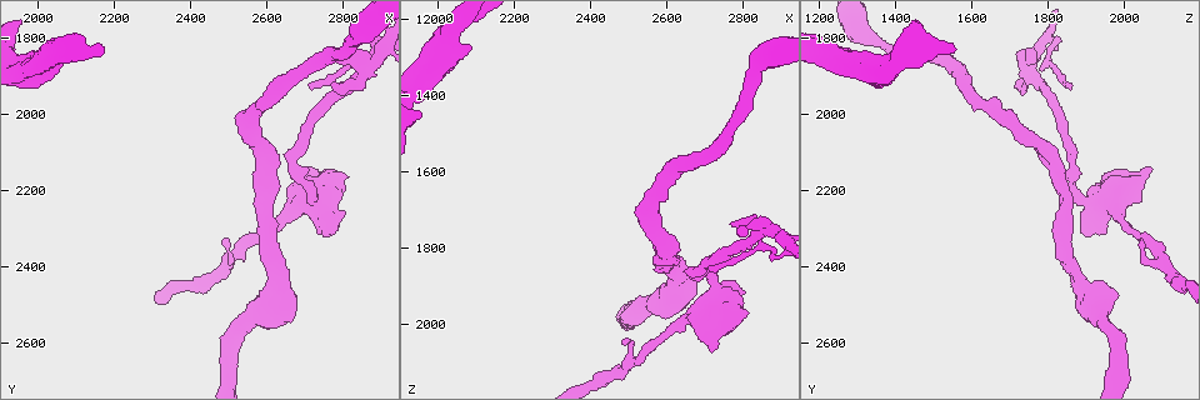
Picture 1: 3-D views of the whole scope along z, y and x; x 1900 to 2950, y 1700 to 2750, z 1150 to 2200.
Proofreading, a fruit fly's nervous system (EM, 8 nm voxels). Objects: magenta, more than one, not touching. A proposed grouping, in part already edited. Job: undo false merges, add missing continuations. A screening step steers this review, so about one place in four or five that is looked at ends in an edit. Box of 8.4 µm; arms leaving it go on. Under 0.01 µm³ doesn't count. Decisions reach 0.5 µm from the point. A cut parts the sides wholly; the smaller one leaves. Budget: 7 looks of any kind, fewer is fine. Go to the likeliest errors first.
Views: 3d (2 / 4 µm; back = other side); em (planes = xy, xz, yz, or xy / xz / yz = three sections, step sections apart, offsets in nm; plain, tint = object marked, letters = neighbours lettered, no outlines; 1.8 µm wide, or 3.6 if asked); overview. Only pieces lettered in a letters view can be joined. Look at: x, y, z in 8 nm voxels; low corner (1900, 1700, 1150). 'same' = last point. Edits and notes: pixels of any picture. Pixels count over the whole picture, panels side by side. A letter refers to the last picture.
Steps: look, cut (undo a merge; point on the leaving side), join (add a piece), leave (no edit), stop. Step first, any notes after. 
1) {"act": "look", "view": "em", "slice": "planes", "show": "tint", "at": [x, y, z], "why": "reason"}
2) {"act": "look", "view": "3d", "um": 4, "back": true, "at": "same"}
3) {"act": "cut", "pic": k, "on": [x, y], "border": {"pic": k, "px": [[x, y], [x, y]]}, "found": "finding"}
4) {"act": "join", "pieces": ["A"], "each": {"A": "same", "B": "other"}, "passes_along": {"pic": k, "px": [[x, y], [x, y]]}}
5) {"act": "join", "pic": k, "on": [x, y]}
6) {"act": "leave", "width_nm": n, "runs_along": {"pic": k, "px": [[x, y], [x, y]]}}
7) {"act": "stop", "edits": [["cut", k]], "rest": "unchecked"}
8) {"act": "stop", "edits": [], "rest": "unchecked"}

{"act": "look", "view": "em", "slice": "planes", "show": "plain", "at": [2845, 1900, 1760], "why": "branch point"}

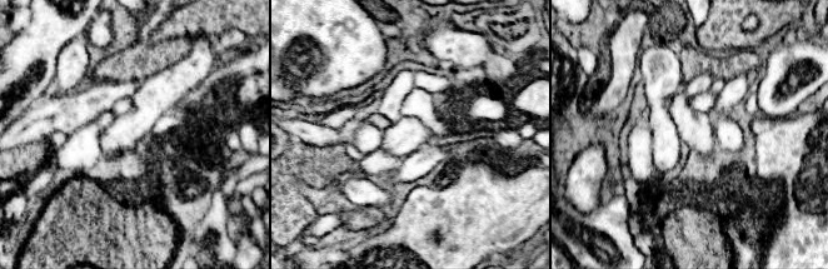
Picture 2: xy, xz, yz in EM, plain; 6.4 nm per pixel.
{"act": "look", "view": "em", "slice": "planes", "show": "tint", "at": "same", "why": "with the object marked"}

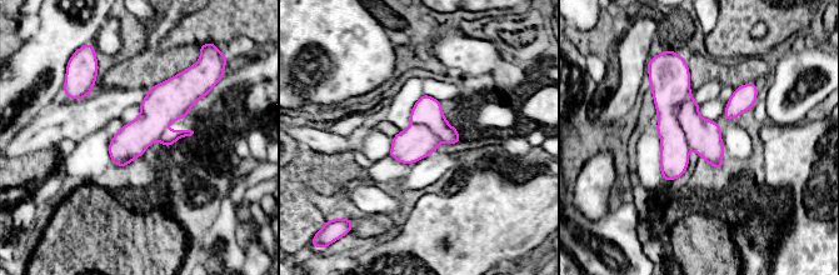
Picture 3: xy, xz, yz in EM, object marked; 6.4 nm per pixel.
{"act": "look", "view": "em", "slice": "planes", "show": "letters", "at": "same"}

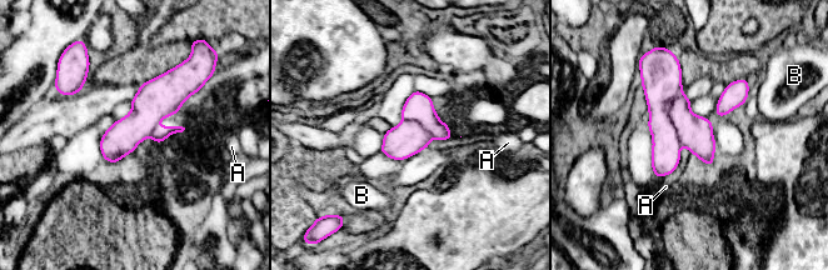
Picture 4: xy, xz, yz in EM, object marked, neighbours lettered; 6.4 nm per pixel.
{"act": "cut", "pic": 4, "on": [662, 80], "each": {"A": "other", "B": "other"}, "part_leaving": {"pic": 4, "px": [[672, 61], [661, 85], [658, 173]]}, "found": "a second cell is stuck on"}

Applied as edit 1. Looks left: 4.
{"act": "look", "view": "em", "slice": "xy", "step": 4, "show": "letters", "at": [2005, 1855, 1295], "why": "arms part here"}

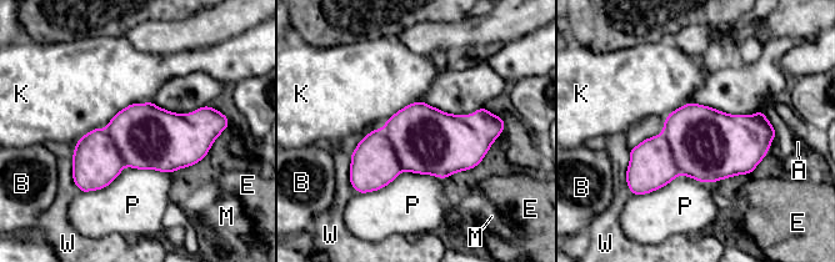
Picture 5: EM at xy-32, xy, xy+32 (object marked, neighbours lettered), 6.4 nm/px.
{"act": "cut", "pic": 5, "on": [374, 165], "longest_contact_nm": ["P", 600], "each": {"A": "other", "B": "other", "E": "other", "K": "other", "M": "other", "P": "other", "W": "other"}, "border": {"pic": 5, "px": [[381, 129], [391, 144], [403, 170]]}, "found": "a second cell is stuck on"}

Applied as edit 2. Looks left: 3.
{"act": "look", "view": "em", "slice": "planes", "show": "letters", "at": [2830, 1800, 1320]}

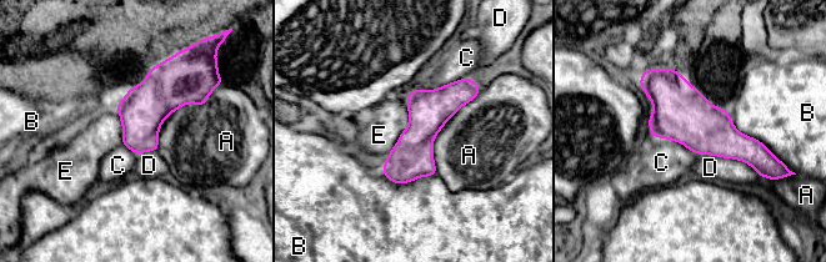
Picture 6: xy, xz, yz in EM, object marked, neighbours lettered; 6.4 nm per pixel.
{"act": "join", "pieces": ["A"], "each": {"A": "same", "B": "other", "C": "other", "D": "other", "E": "other"}, "found": "it goes on there"}

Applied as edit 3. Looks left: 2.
{"act": "stop", "edits": [["cut", 4], ["cut", 5], ["join", 6]], "rest": "unchecked"}

